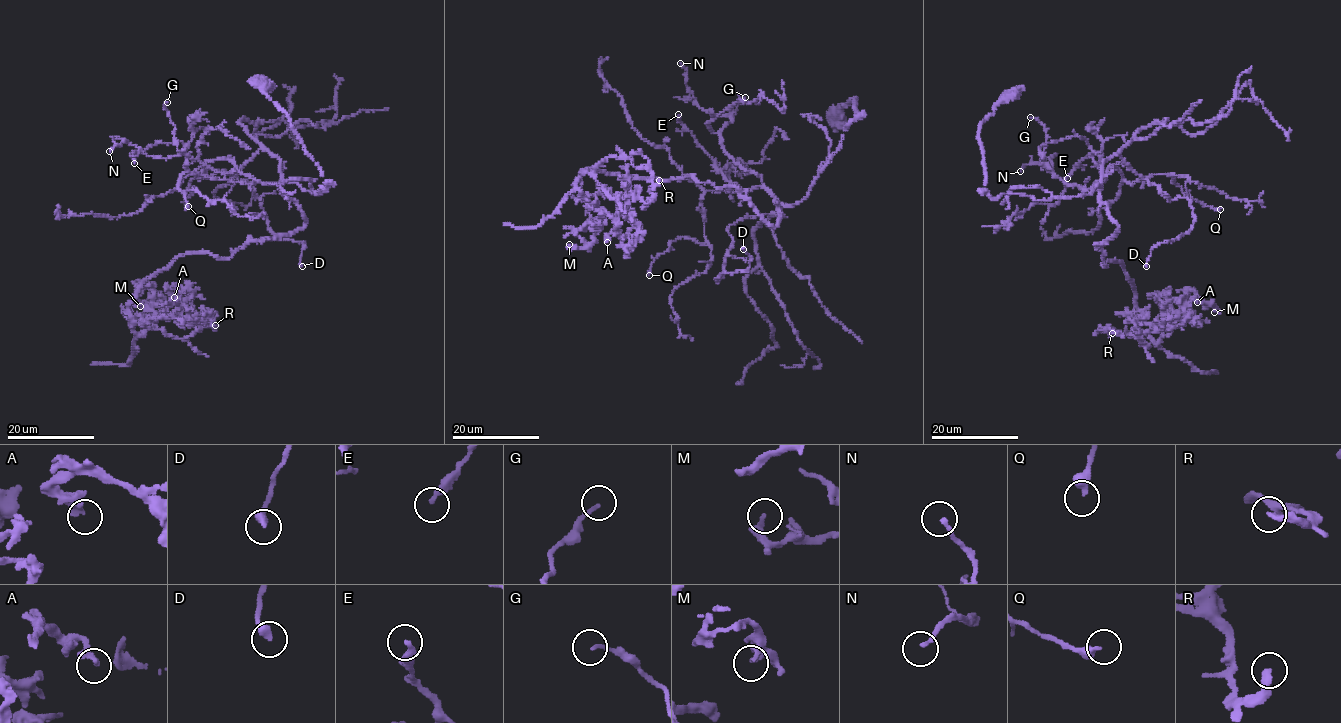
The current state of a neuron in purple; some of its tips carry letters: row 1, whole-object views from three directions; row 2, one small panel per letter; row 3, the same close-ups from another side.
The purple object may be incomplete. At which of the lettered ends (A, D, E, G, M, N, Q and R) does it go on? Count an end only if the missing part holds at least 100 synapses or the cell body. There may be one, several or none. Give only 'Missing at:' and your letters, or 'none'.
Missing at: none

